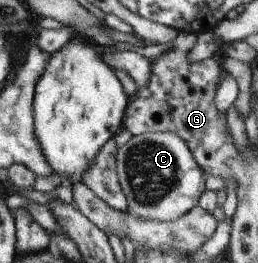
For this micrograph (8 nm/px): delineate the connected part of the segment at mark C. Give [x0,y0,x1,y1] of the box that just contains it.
[116,132,205,221]

